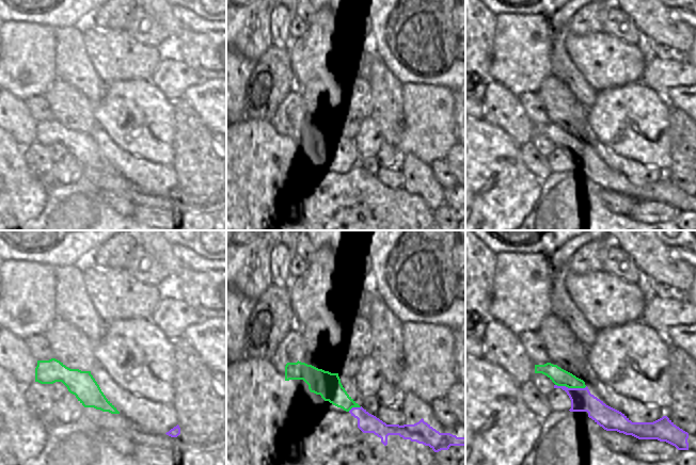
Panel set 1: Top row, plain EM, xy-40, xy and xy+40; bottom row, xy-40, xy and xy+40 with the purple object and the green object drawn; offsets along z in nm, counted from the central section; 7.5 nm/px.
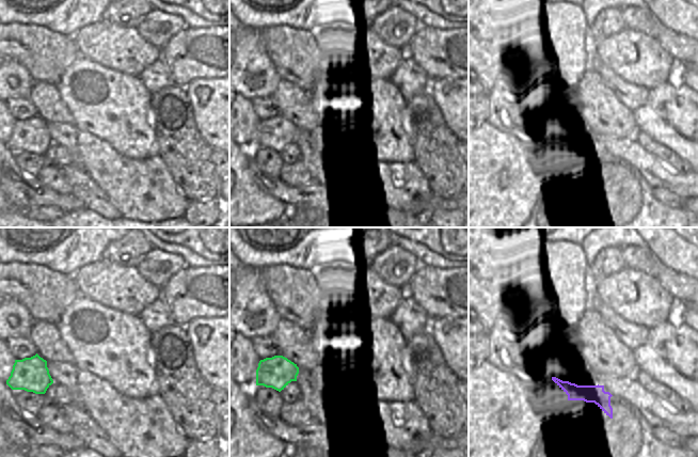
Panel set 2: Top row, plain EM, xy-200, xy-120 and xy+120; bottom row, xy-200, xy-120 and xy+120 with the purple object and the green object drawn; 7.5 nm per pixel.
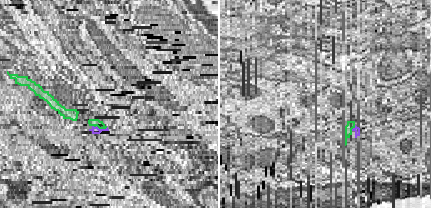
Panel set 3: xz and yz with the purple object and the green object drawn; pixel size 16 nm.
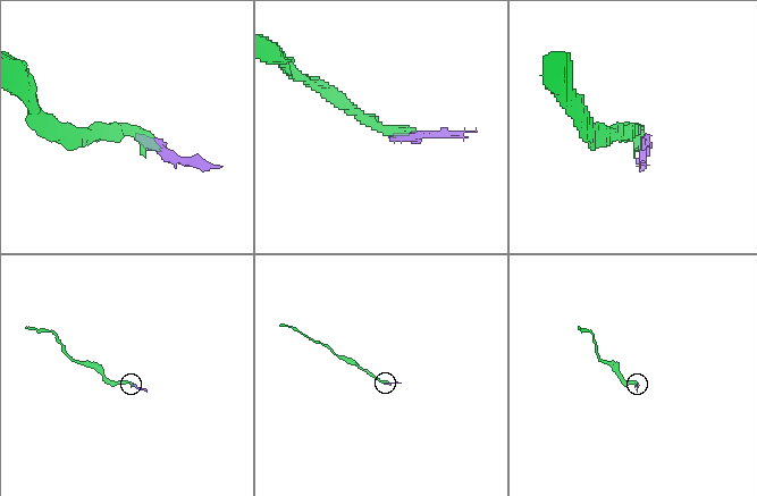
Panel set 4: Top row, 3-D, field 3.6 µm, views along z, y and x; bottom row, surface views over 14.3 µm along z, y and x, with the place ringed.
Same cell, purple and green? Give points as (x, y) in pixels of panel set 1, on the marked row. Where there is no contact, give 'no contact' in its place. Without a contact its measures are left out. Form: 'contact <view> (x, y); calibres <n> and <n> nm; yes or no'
contact xy+40 (571, 388); calibres 170 and 130 nm; yes

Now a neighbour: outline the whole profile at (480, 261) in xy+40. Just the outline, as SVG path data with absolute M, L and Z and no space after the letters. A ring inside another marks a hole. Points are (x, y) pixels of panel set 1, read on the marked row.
M465 230L465 311L476 314L486 324L492 320L490 306L495 266L496 254L473 230Z

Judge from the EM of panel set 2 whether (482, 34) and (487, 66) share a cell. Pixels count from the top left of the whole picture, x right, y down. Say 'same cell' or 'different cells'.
same cell

